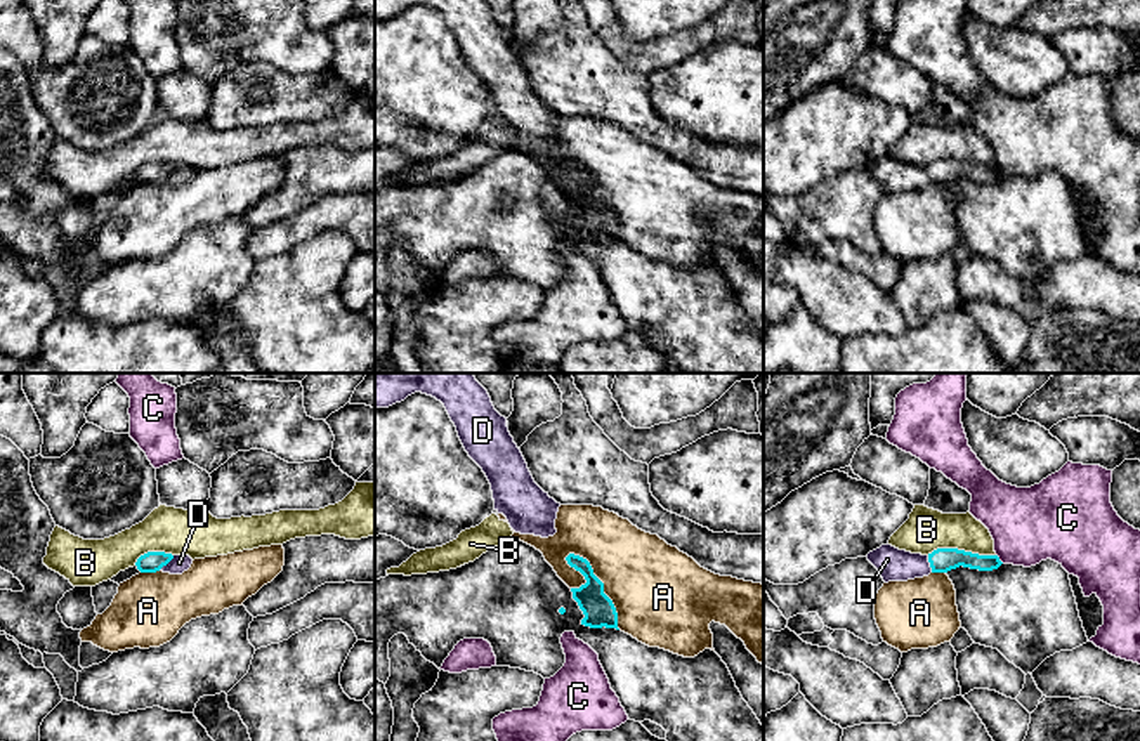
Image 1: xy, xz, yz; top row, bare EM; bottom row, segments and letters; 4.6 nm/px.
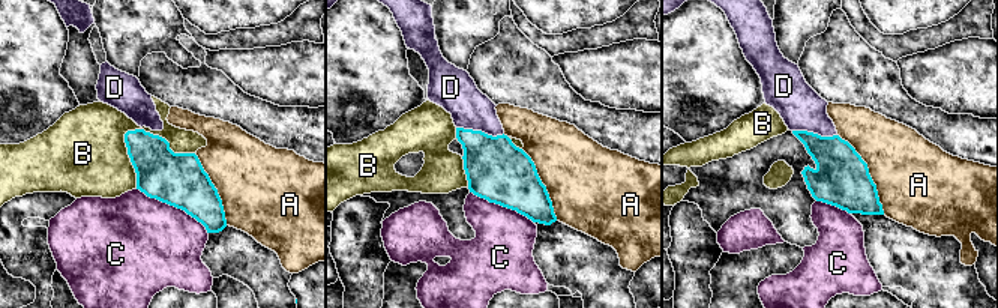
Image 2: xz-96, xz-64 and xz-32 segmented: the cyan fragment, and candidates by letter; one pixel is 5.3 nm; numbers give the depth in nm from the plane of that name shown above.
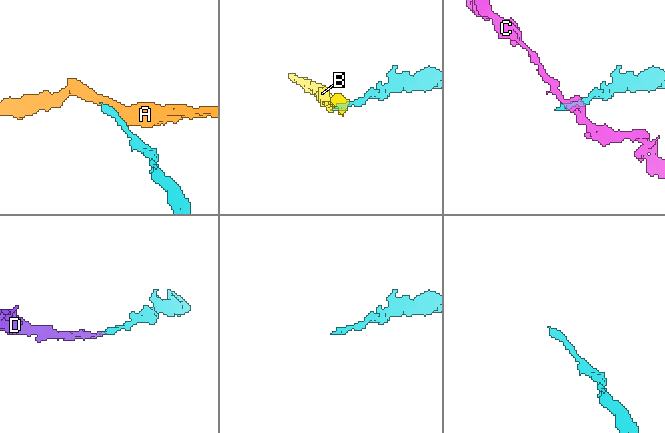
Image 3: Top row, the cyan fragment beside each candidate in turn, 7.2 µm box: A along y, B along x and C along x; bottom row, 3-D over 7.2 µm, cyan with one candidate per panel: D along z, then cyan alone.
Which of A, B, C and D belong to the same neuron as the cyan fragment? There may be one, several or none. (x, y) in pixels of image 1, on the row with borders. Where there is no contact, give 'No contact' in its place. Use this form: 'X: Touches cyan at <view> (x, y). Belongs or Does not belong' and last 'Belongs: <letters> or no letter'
A: Touches cyan at xz (602, 587). Does not belong
B: Touches cyan at yz (962, 550). Does not belong
C: Touches cyan at yz (998, 559). Does not belong
D: Touches cyan at xy (165, 564). Belongs
Belongs: D

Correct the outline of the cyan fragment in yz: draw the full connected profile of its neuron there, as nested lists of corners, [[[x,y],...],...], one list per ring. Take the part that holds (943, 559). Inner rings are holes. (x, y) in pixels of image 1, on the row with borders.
[[[888,543],[866,557],[880,571],[885,583],[923,578],[930,573],[947,573],[960,566],[993,571],[1003,564],[998,555],[979,555],[958,548],[937,548],[928,555],[921,555],[899,550]]]

